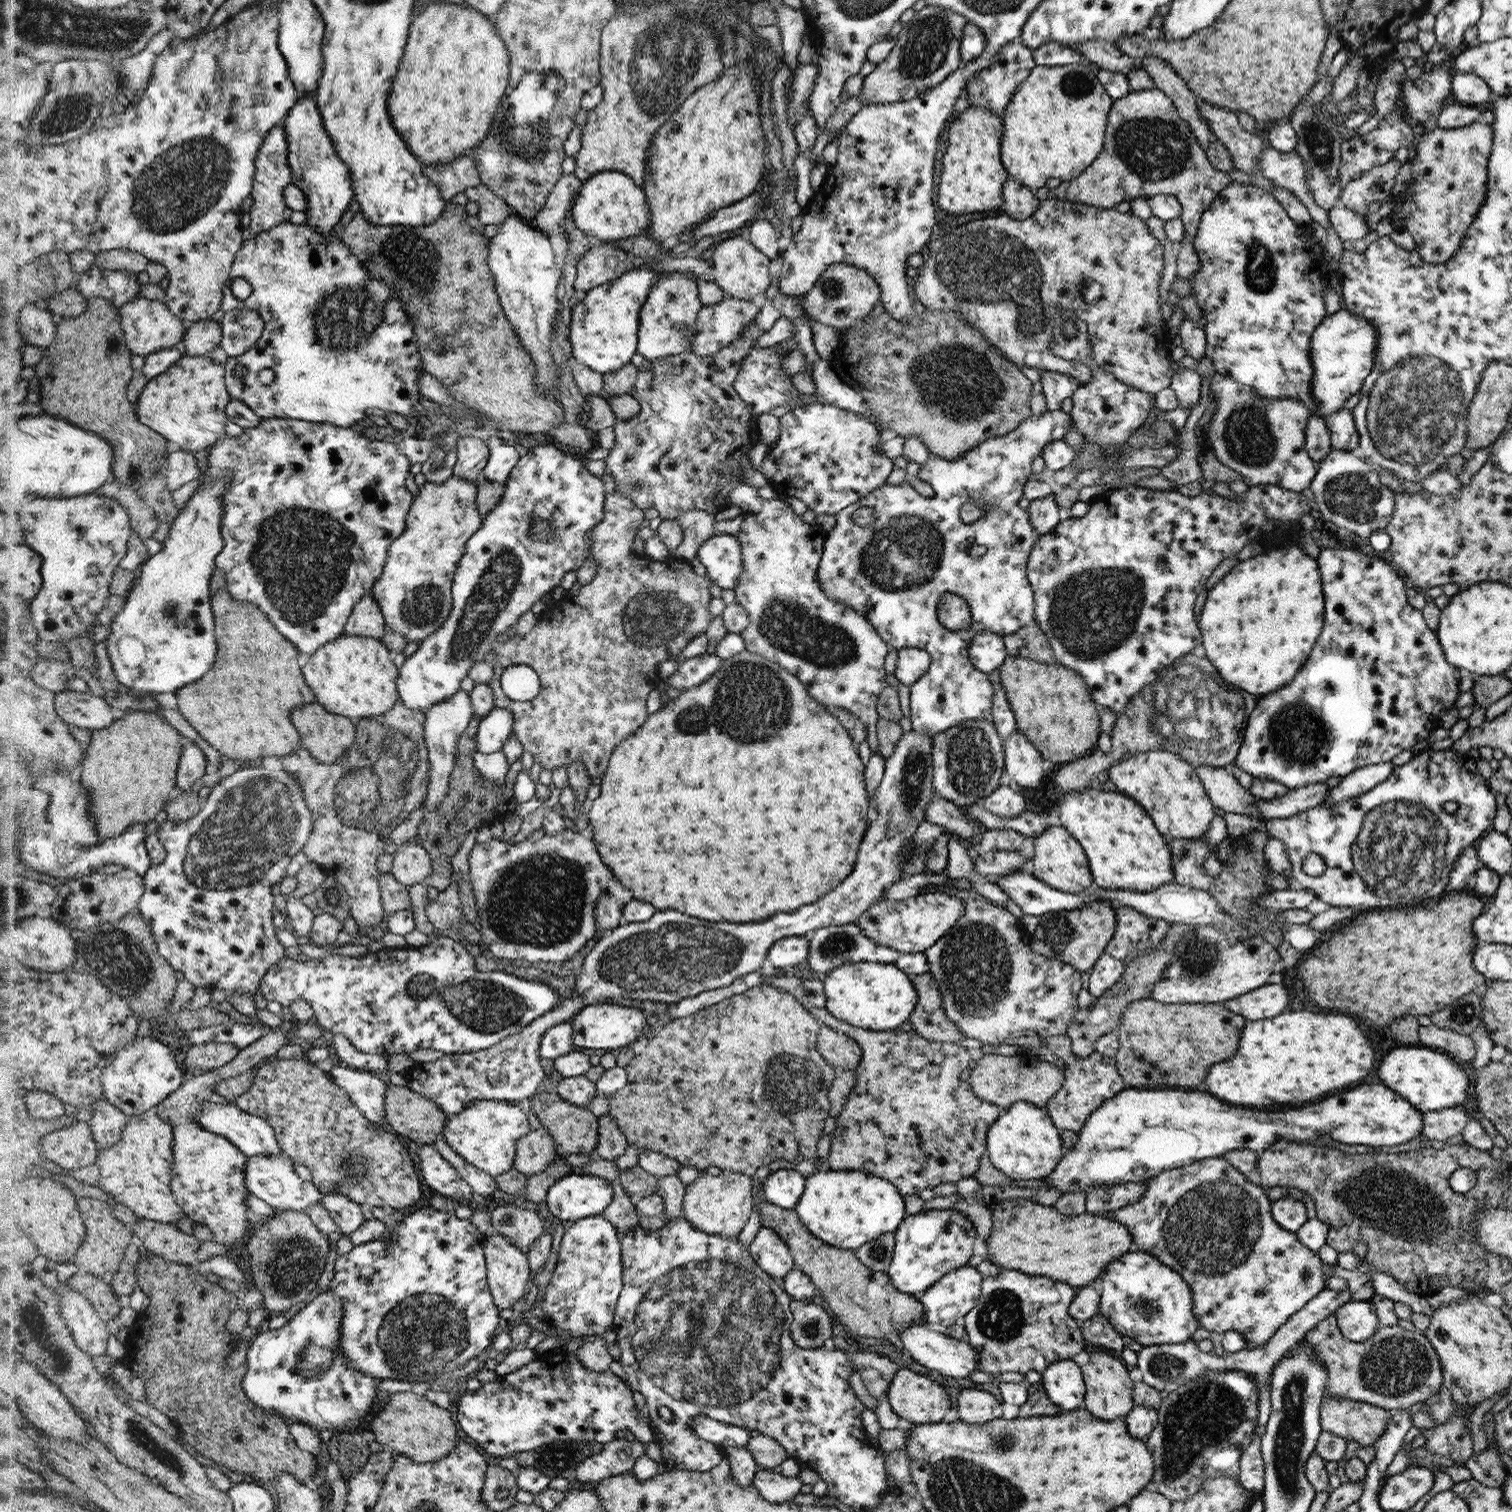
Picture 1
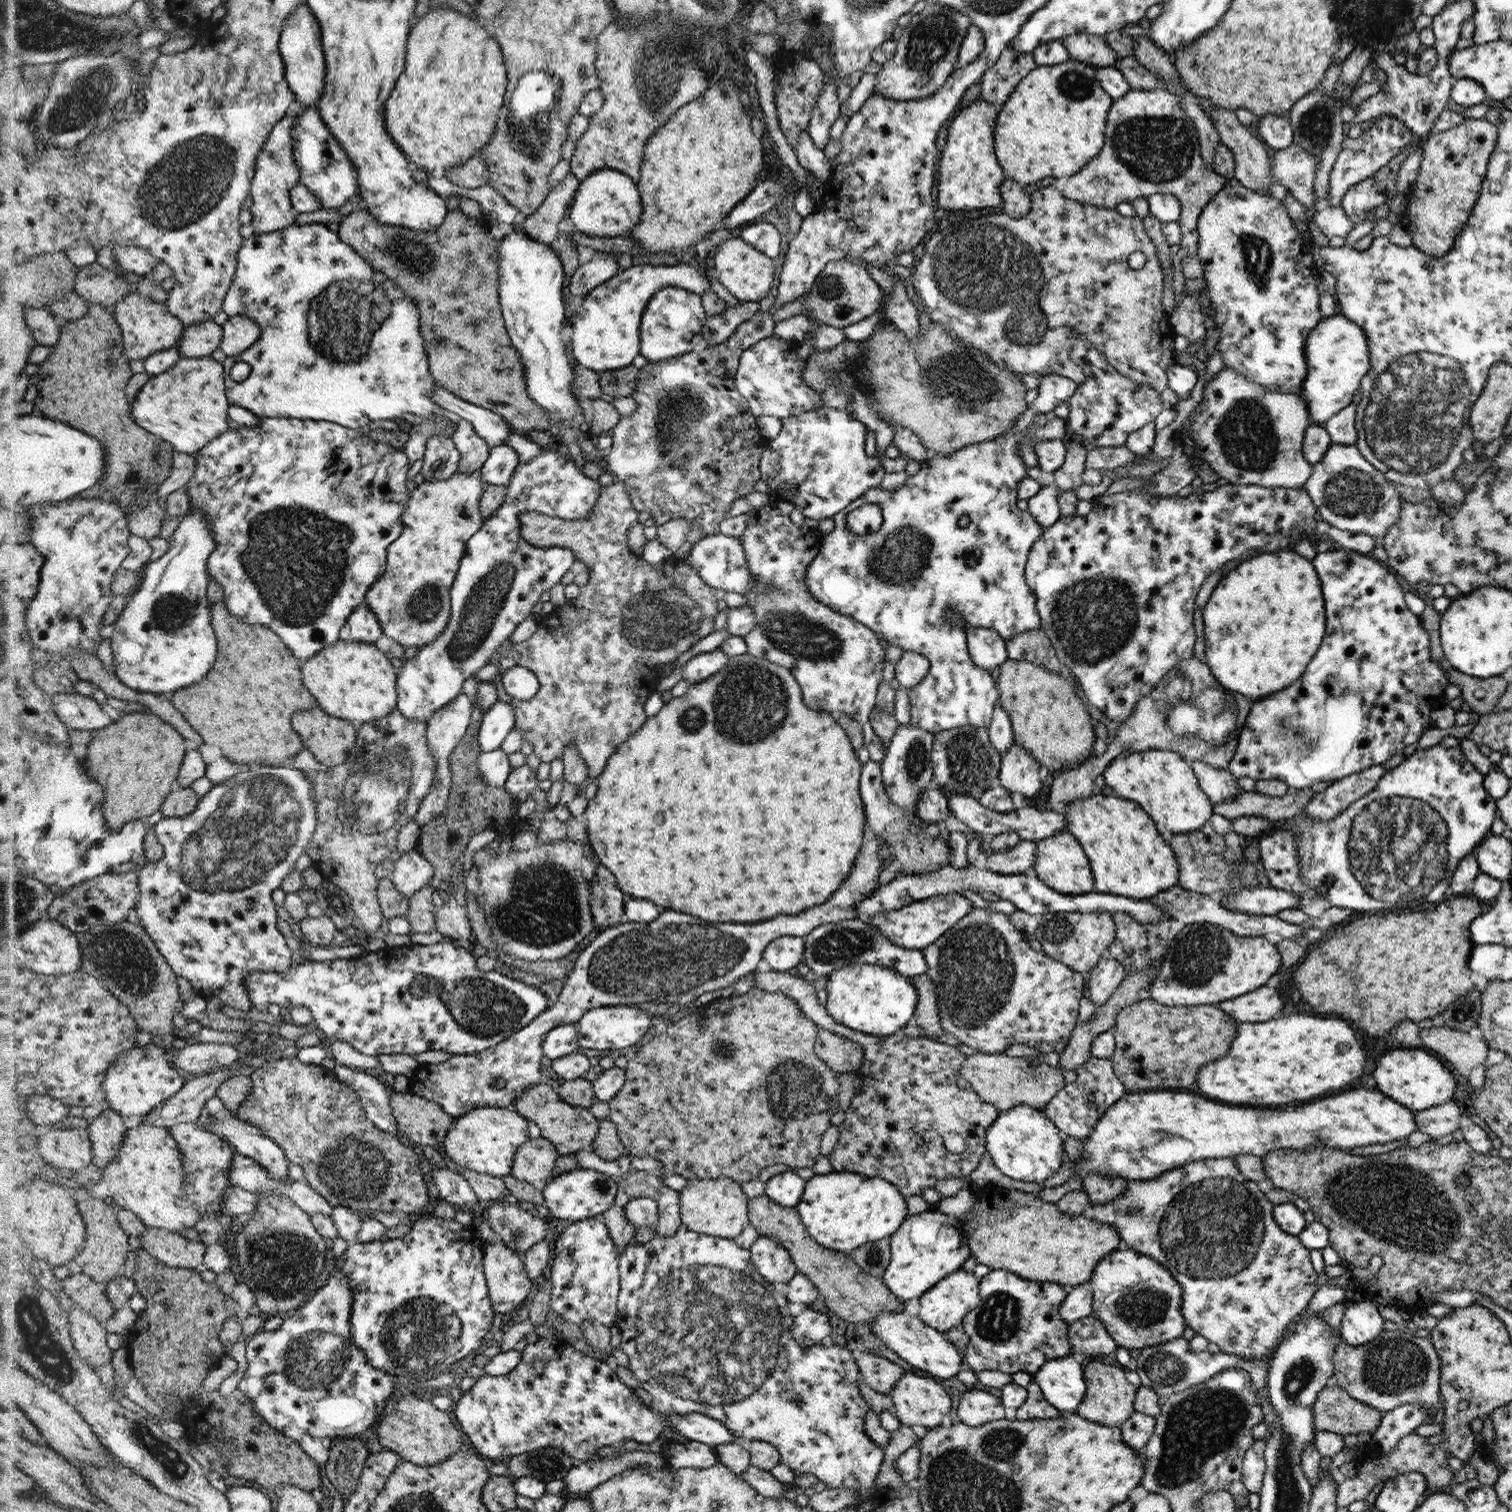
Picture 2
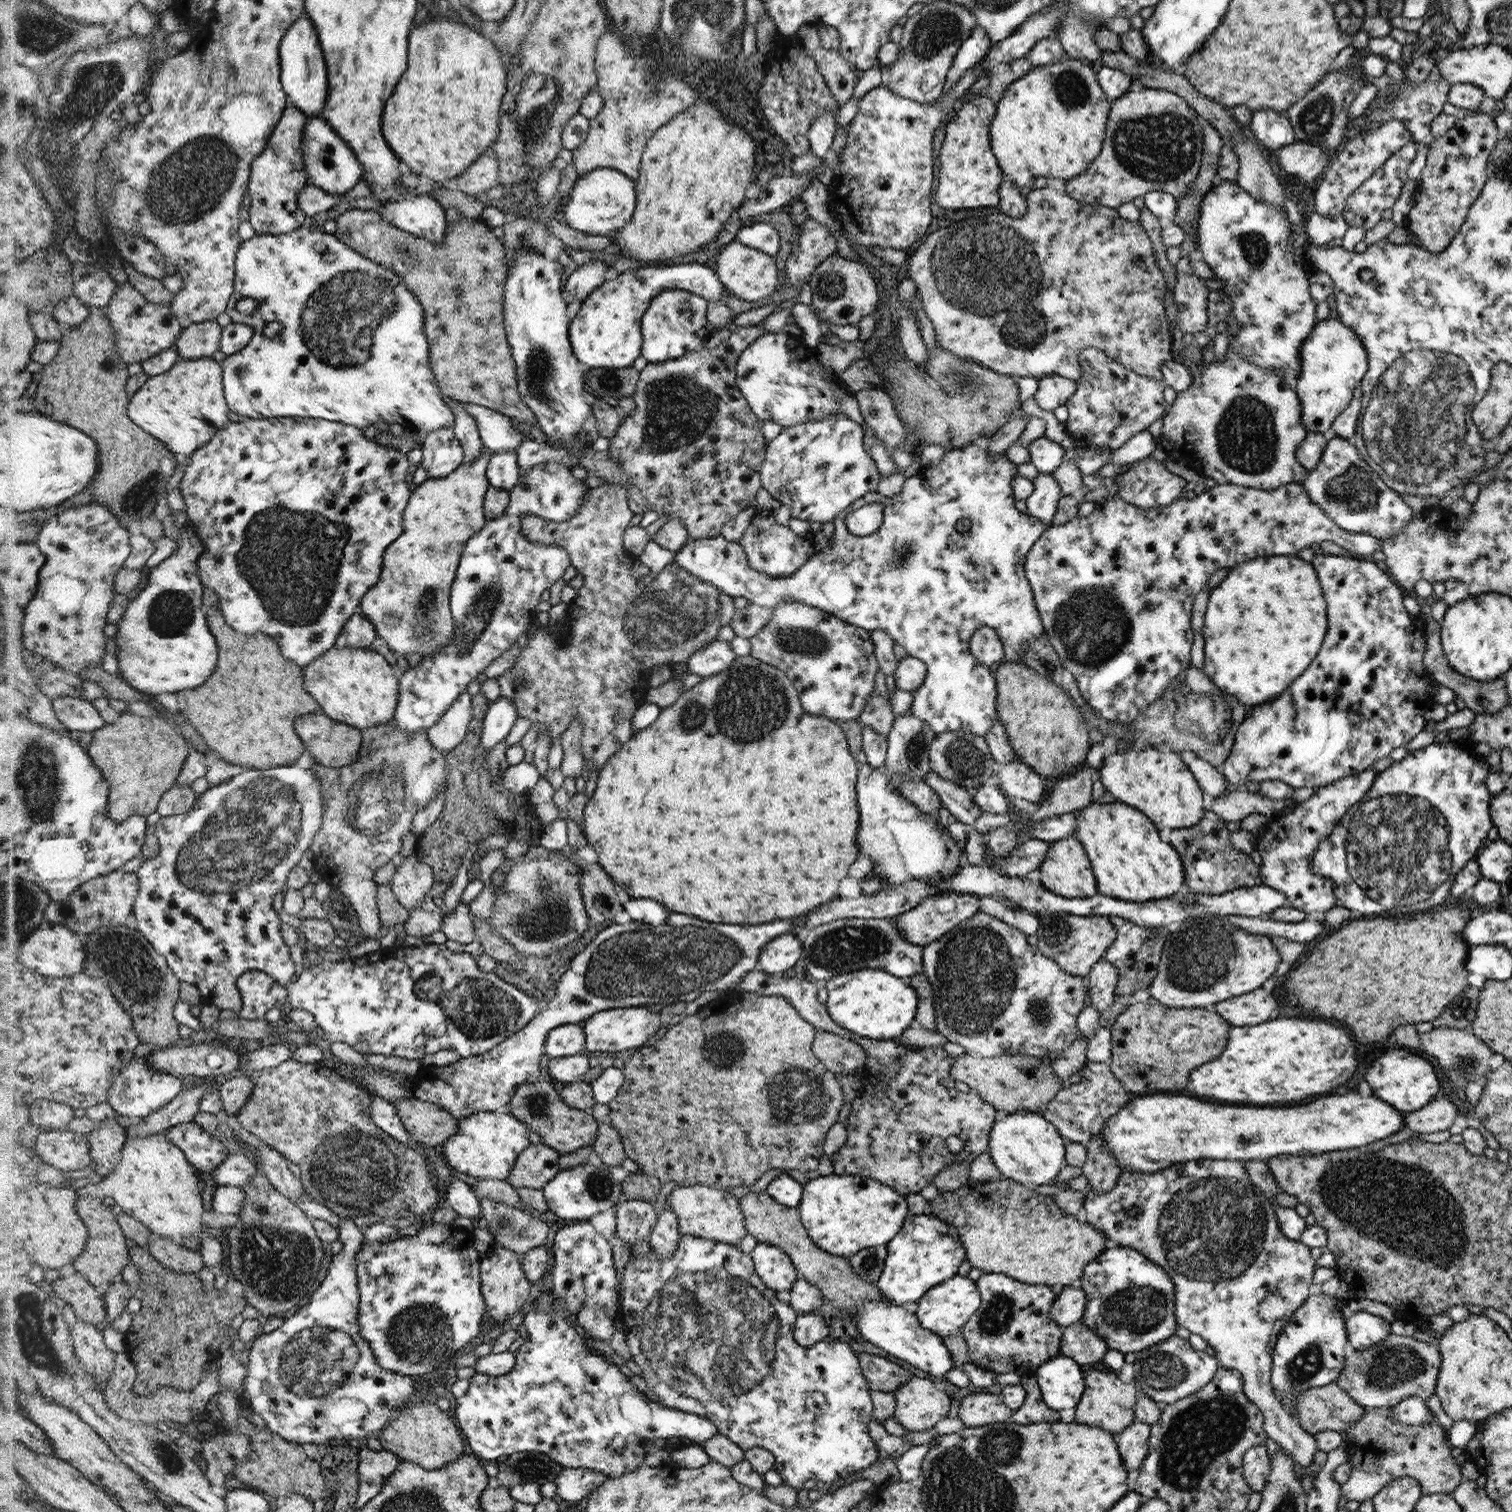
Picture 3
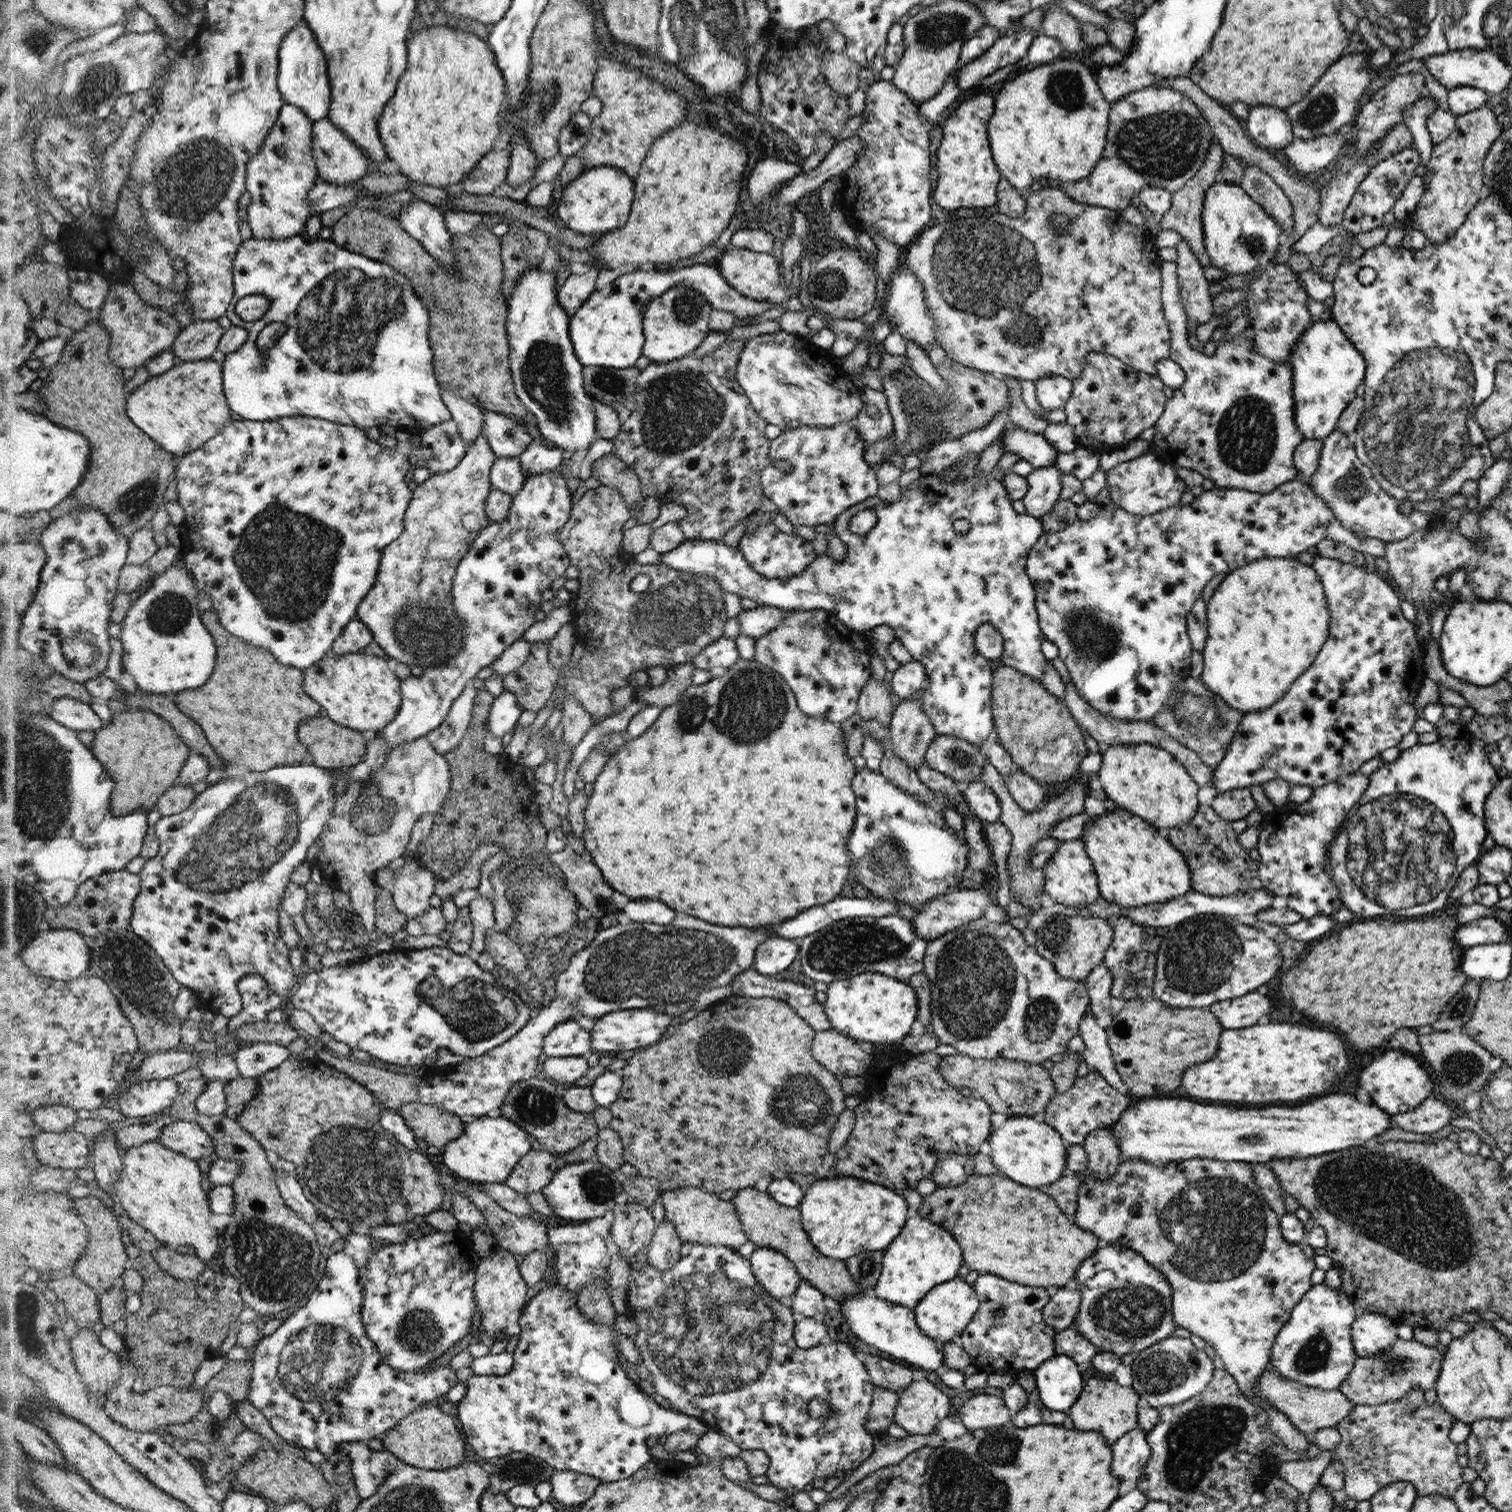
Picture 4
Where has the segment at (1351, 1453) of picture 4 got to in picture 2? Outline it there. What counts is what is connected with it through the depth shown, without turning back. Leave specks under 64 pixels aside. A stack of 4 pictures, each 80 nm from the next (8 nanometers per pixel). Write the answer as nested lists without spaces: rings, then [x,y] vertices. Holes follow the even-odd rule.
[[[1412,1431],[1398,1440],[1396,1446],[1389,1453],[1382,1453],[1380,1449],[1374,1446],[1374,1442],[1366,1443],[1364,1446],[1369,1448],[1366,1450],[1368,1452],[1367,1457],[1360,1461],[1358,1458],[1353,1460],[1354,1464],[1357,1465],[1357,1473],[1337,1486],[1337,1508],[1348,1506],[1357,1500],[1365,1501],[1368,1494],[1376,1488],[1378,1482],[1382,1482],[1385,1478],[1394,1478],[1399,1474],[1408,1474],[1414,1471],[1423,1474],[1427,1482],[1428,1493],[1440,1492],[1454,1482],[1455,1470],[1448,1464],[1446,1452],[1437,1444],[1430,1444],[1427,1436],[1421,1436],[1416,1431]]]

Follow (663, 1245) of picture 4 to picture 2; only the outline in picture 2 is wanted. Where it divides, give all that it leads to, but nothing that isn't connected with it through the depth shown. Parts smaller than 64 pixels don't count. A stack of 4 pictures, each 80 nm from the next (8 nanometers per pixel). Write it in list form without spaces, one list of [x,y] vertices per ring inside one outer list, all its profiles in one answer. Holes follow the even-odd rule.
[[[663,1186],[657,1197],[659,1204],[659,1217],[655,1227],[655,1235],[672,1236],[681,1225],[679,1211],[680,1192]]]

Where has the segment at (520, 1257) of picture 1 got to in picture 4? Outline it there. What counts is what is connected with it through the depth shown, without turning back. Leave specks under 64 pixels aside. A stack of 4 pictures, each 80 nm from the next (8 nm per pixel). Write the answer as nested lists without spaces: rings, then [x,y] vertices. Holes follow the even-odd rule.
[[[497,1247],[494,1253],[478,1263],[476,1270],[476,1297],[478,1316],[480,1316],[480,1332],[487,1332],[498,1338],[508,1334],[520,1334],[518,1318],[528,1300],[528,1283],[518,1272],[518,1264],[510,1251]]]

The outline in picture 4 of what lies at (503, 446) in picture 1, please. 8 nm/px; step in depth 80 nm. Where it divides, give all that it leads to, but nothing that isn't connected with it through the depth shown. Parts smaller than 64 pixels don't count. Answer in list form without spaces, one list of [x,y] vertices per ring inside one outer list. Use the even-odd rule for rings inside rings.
[[[518,457],[500,458],[493,464],[492,488],[514,495],[522,490],[526,476],[522,474]]]

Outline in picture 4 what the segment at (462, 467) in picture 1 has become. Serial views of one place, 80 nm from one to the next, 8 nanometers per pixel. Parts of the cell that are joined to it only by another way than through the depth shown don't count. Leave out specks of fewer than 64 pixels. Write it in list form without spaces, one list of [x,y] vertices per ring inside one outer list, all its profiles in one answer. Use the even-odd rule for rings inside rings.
[[[441,389],[441,397],[452,413],[462,440],[470,446],[483,430],[483,409],[464,400],[452,389]]]

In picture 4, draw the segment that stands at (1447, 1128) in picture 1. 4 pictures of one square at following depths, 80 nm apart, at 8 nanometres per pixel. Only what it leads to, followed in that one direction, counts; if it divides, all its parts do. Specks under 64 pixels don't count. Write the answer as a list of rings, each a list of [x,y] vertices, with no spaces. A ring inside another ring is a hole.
[[[1433,1097],[1406,1113],[1392,1115],[1392,1122],[1406,1132],[1430,1135],[1448,1126],[1453,1118],[1453,1106]]]

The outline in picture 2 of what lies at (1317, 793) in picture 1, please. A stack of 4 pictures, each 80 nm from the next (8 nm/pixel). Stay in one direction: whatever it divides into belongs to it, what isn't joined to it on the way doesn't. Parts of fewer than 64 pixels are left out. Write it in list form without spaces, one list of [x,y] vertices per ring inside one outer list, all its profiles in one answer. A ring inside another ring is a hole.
[[[1309,787],[1290,790],[1290,792],[1281,797],[1263,795],[1256,790],[1249,792],[1242,791],[1235,799],[1213,803],[1213,812],[1231,821],[1241,816],[1257,816],[1268,819],[1273,823],[1281,823],[1283,820],[1294,818],[1302,810],[1302,807],[1306,806],[1313,799],[1315,794],[1312,794]]]

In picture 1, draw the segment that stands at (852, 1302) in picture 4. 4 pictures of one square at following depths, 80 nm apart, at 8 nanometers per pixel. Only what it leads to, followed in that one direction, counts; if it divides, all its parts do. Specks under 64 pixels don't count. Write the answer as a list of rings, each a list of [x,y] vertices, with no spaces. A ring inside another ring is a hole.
[[[914,1323],[899,1332],[901,1350],[909,1354],[911,1358],[930,1368],[940,1372],[942,1376],[952,1376],[952,1378],[969,1378],[974,1372],[979,1370],[979,1352],[964,1340],[956,1340],[945,1333],[930,1330],[928,1325]]]

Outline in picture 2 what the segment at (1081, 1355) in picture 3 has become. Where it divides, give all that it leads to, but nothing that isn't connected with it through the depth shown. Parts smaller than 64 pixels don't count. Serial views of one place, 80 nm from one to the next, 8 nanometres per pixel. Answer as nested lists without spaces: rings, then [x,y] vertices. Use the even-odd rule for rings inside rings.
[[[1091,1314],[1069,1323],[1069,1345],[1073,1346],[1072,1354],[1082,1352],[1086,1361],[1112,1355],[1119,1346],[1116,1339],[1109,1334],[1108,1327]]]

